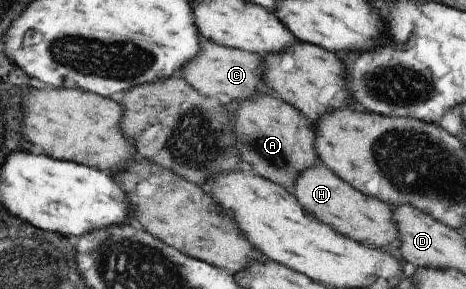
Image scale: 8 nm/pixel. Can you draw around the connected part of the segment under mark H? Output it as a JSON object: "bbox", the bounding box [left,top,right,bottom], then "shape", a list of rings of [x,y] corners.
{"bbox":[291,164,398,245],"shape":[[[324,164],[307,167],[297,175],[291,188],[292,194],[302,209],[320,223],[330,225],[336,233],[350,237],[366,245],[389,245],[398,238],[398,228],[392,213],[392,207],[377,197],[370,197],[354,189],[347,181],[338,177]]]}

